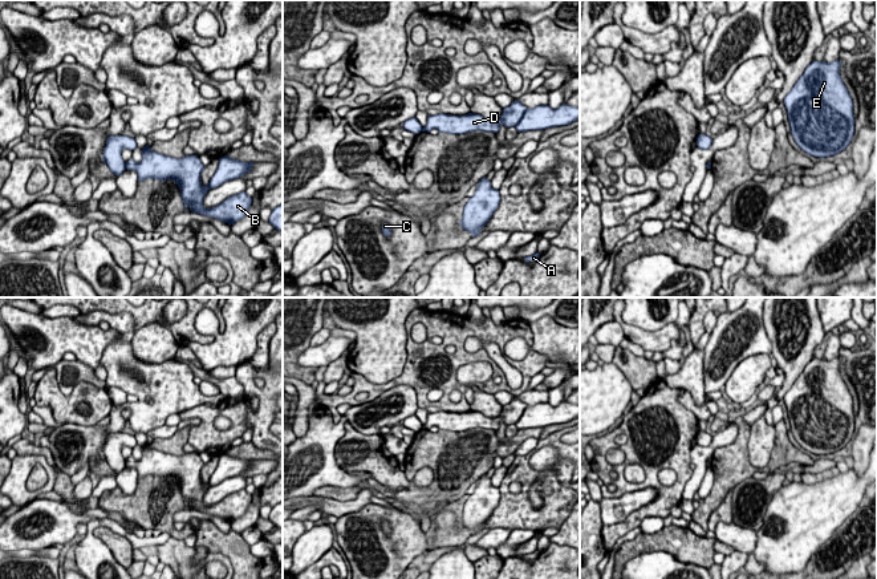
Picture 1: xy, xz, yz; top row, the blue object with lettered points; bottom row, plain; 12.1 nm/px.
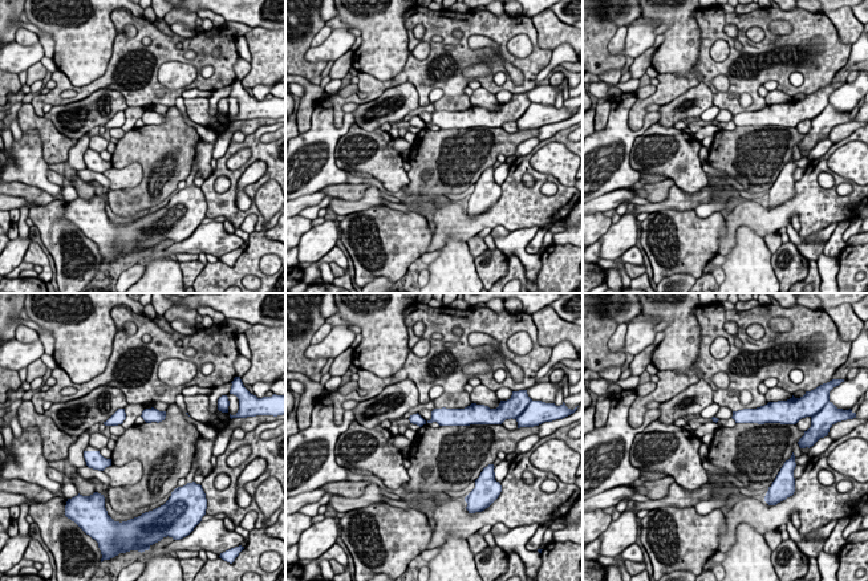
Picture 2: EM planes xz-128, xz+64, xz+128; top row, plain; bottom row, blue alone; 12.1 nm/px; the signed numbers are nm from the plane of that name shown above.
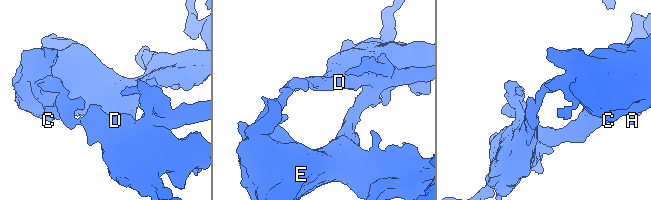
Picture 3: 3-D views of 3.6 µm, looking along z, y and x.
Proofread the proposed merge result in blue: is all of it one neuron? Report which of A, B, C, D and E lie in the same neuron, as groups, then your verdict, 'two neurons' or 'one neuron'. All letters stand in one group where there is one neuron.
A C E / B D; two neurons

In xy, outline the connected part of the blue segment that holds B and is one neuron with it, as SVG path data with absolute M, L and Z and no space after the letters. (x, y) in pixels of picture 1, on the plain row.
M149 442L142 446L141 459L135 459L133 455L126 459L126 466L134 467L139 479L172 477L180 487L184 509L188 503L192 510L216 515L230 523L243 517L252 502L252 495L245 489L228 494L212 506L203 503L204 494L211 487L208 482L203 483L200 478L204 465L198 453L176 457L153 449Z

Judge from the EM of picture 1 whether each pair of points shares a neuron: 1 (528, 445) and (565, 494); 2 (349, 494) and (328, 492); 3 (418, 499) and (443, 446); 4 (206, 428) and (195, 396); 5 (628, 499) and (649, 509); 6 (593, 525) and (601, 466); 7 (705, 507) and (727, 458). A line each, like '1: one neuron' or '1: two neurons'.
1: two neurons
2: one neuron
3: one neuron
4: two neurons
5: two neurons
6: two neurons
7: one neuron

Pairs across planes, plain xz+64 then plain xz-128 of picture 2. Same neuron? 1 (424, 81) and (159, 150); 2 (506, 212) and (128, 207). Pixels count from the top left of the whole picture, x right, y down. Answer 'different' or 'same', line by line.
1: different
2: different

